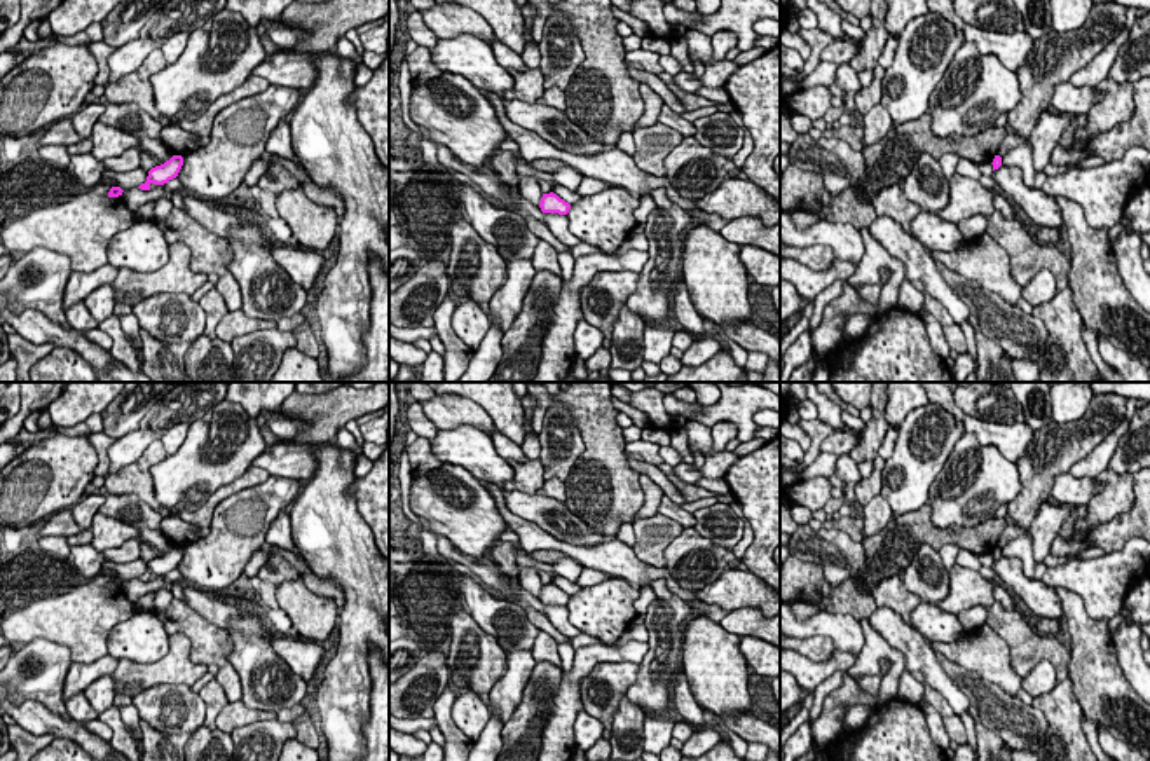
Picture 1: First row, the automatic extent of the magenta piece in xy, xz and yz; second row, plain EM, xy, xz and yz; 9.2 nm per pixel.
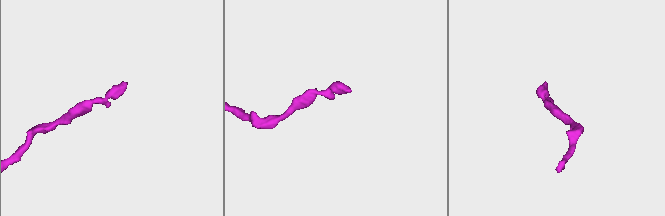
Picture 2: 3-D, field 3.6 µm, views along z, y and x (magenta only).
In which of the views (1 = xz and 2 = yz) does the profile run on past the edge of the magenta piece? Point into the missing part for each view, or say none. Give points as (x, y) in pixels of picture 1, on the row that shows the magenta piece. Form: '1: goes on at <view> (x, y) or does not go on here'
1: does not go on here
2: does not go on here

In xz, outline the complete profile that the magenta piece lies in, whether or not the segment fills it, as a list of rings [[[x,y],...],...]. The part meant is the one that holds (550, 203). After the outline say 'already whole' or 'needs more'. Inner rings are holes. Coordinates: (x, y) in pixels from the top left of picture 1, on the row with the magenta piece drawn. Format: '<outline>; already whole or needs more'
[[[543,194],[539,208],[543,213],[558,213],[567,215],[571,209],[571,204],[560,199],[557,194]]]; already whole

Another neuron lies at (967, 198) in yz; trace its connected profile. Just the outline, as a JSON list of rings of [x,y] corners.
[[[955,173],[949,180],[949,202],[935,215],[958,223],[975,215],[993,215],[993,192],[988,190],[979,180],[972,180]]]

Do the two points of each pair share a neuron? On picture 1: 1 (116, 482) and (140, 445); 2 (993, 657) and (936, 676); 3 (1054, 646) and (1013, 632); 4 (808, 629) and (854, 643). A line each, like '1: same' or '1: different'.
1: different
2: different
3: same
4: same

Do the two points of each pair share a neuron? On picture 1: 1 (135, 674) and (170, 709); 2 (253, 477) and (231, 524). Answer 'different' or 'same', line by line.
1: different
2: different

